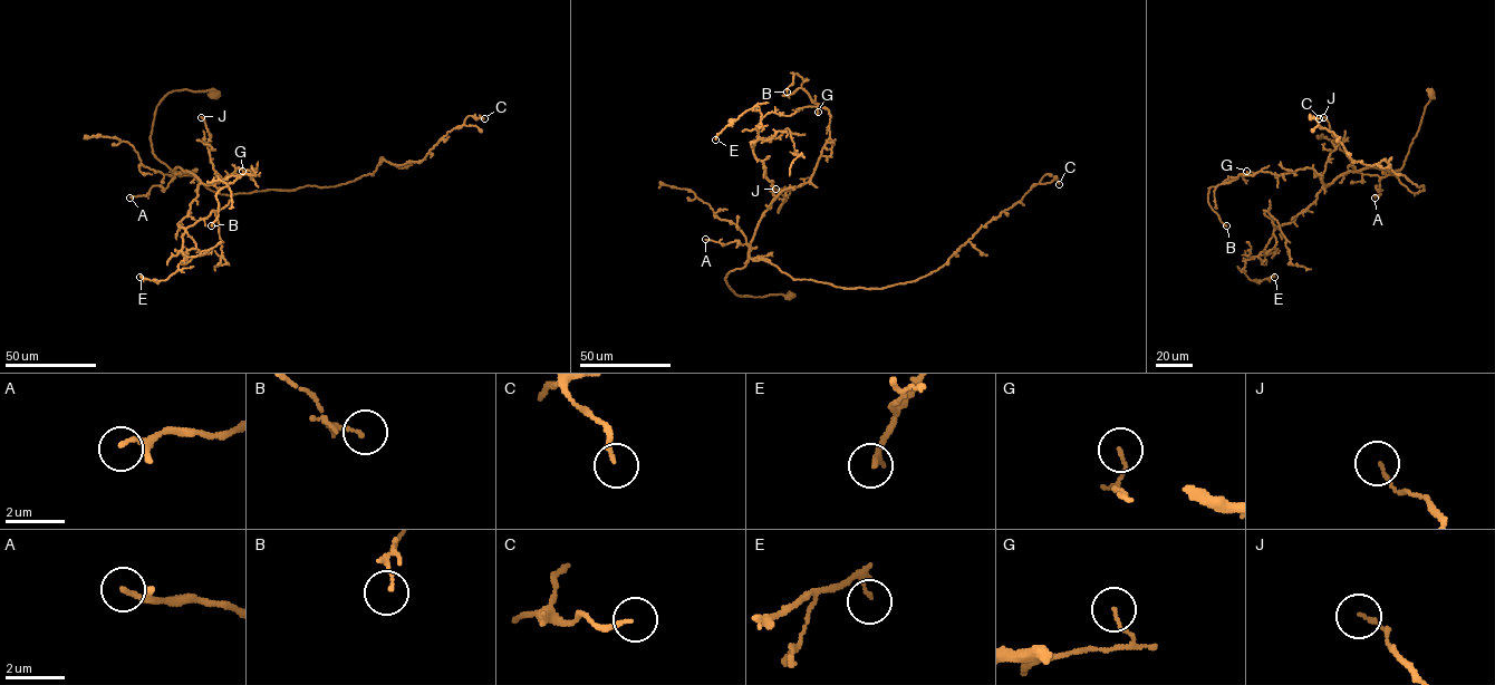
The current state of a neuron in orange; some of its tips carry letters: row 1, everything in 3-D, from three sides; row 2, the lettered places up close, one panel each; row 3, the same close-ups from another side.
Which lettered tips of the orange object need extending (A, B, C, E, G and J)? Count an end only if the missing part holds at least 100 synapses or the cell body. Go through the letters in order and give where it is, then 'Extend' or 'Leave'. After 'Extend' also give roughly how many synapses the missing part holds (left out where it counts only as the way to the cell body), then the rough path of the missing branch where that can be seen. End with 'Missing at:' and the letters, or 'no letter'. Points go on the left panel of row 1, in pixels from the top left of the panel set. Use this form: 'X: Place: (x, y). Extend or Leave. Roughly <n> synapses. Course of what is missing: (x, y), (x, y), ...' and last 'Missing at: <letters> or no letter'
A: Place: (129, 198). Leave
B: Place: (211, 225). Leave
C: Place: (484, 118). Leave
E: Place: (140, 277). Leave
G: Place: (242, 171). Leave
J: Place: (201, 117). Leave
Missing at: no letter

